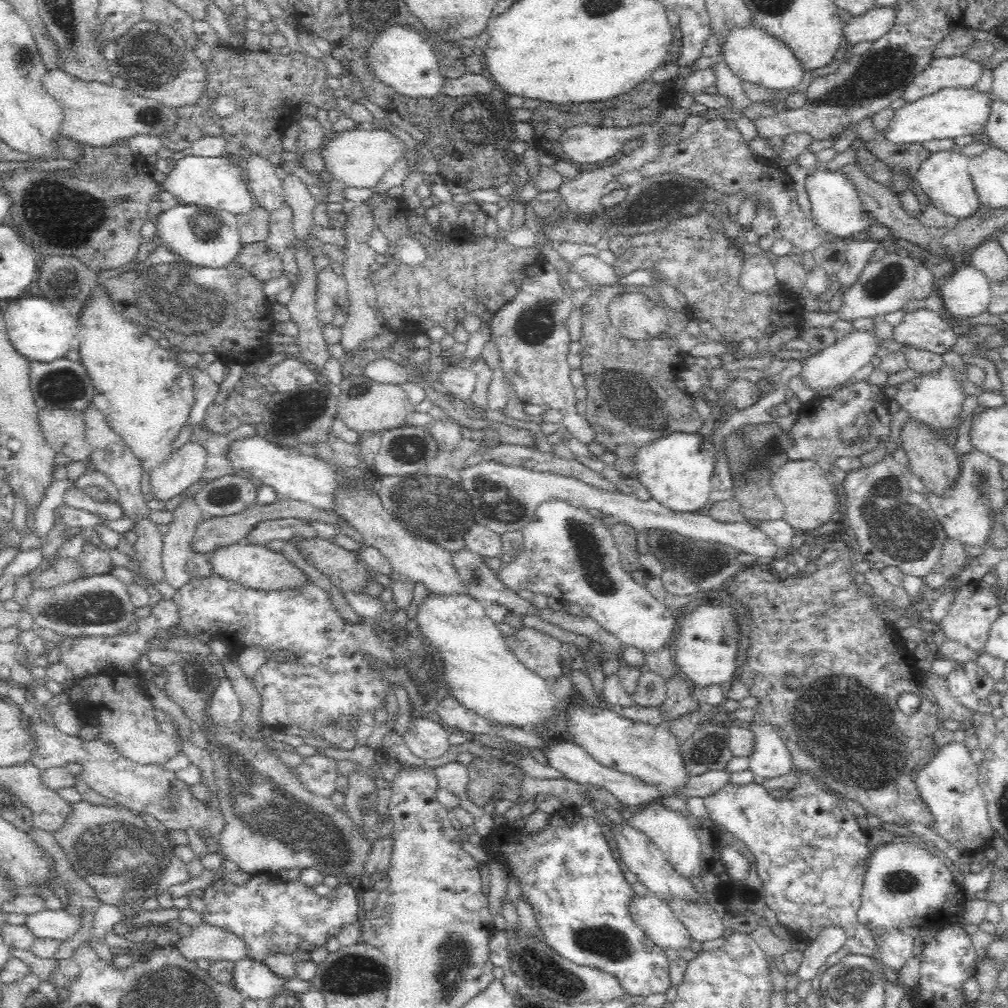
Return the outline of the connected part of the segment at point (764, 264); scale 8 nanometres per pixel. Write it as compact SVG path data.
M743 252L745 256L744 266L739 276L739 286L746 292L750 294L758 294L774 288L776 285L779 285L775 274L775 266L769 261L765 256L749 256Z

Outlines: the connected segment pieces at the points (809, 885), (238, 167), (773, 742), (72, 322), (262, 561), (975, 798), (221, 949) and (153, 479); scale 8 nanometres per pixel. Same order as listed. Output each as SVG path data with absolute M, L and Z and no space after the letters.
M806 771L796 772L798 775L798 783L790 789L788 796L784 798L773 798L768 794L768 791L763 785L756 782L750 782L750 784L737 785L730 782L726 782L724 786L720 786L716 792L704 796L704 808L708 810L710 819L717 824L720 824L728 833L731 833L734 837L738 838L742 844L746 845L746 852L753 859L754 873L761 878L764 885L765 903L768 908L774 910L775 918L781 926L785 926L786 930L790 934L796 934L802 936L802 938L810 938L814 940L818 936L818 932L825 926L837 926L846 931L847 949L852 954L864 954L871 956L874 952L874 948L877 946L873 933L870 932L856 917L856 912L860 908L861 892L867 869L868 861L871 860L871 851L868 849L868 837L869 834L863 831L858 822L856 822L853 813L846 808L844 798L838 796L834 792L827 790L821 783L814 780L814 777Z
M186 155L173 162L174 168L166 175L162 188L174 195L176 201L186 206L196 205L231 214L247 214L256 205L242 177L243 165L224 155L219 157L199 157Z
M746 725L754 736L754 747L748 756L749 770L754 776L762 776L765 780L788 775L794 772L790 752L781 742L775 728L769 725Z
M43 296L20 298L8 308L3 306L4 327L12 347L24 359L51 363L66 357L75 346L77 323L74 315L62 304L57 304Z
M238 542L228 546L220 546L206 555L212 573L226 579L234 580L254 590L282 590L282 588L298 588L304 586L309 578L300 568L293 564L281 552L273 551L265 545Z
M956 741L940 746L940 751L934 756L934 759L925 765L920 772L913 775L914 786L920 791L922 800L928 805L932 816L934 816L933 832L961 852L972 850L972 848L984 849L991 845L995 834L986 812L986 799L982 797L982 791L978 787L978 778L978 764L971 759L971 754L964 742L957 743Z
M202 923L194 927L190 936L180 937L175 947L188 959L237 960L249 958L245 940L215 926Z
M188 441L178 450L171 452L164 462L148 470L152 498L168 502L182 494L189 486L197 483L206 464L206 449Z

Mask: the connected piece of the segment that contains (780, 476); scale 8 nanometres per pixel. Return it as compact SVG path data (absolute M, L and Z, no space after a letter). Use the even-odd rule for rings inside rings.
M810 459L788 460L771 475L771 488L784 503L783 519L799 533L810 535L826 521L836 518L836 494L830 473Z

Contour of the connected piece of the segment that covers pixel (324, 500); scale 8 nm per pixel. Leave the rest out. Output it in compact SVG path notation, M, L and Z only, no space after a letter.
M262 432L230 442L224 457L228 459L232 469L246 470L262 485L272 486L279 498L309 503L312 507L326 511L334 507L333 497L338 486L338 475L326 460L318 459L314 455L304 455L295 447L272 443Z

